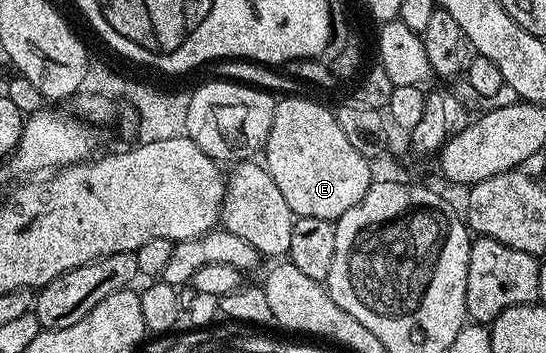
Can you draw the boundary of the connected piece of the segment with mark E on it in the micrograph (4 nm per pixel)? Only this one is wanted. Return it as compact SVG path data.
M285 95L274 104L271 131L263 150L263 164L271 179L275 179L275 187L279 187L293 214L336 222L338 217L351 211L363 195L367 195L371 184L371 161L351 147L332 108L328 109L317 101L308 101L306 97Z

